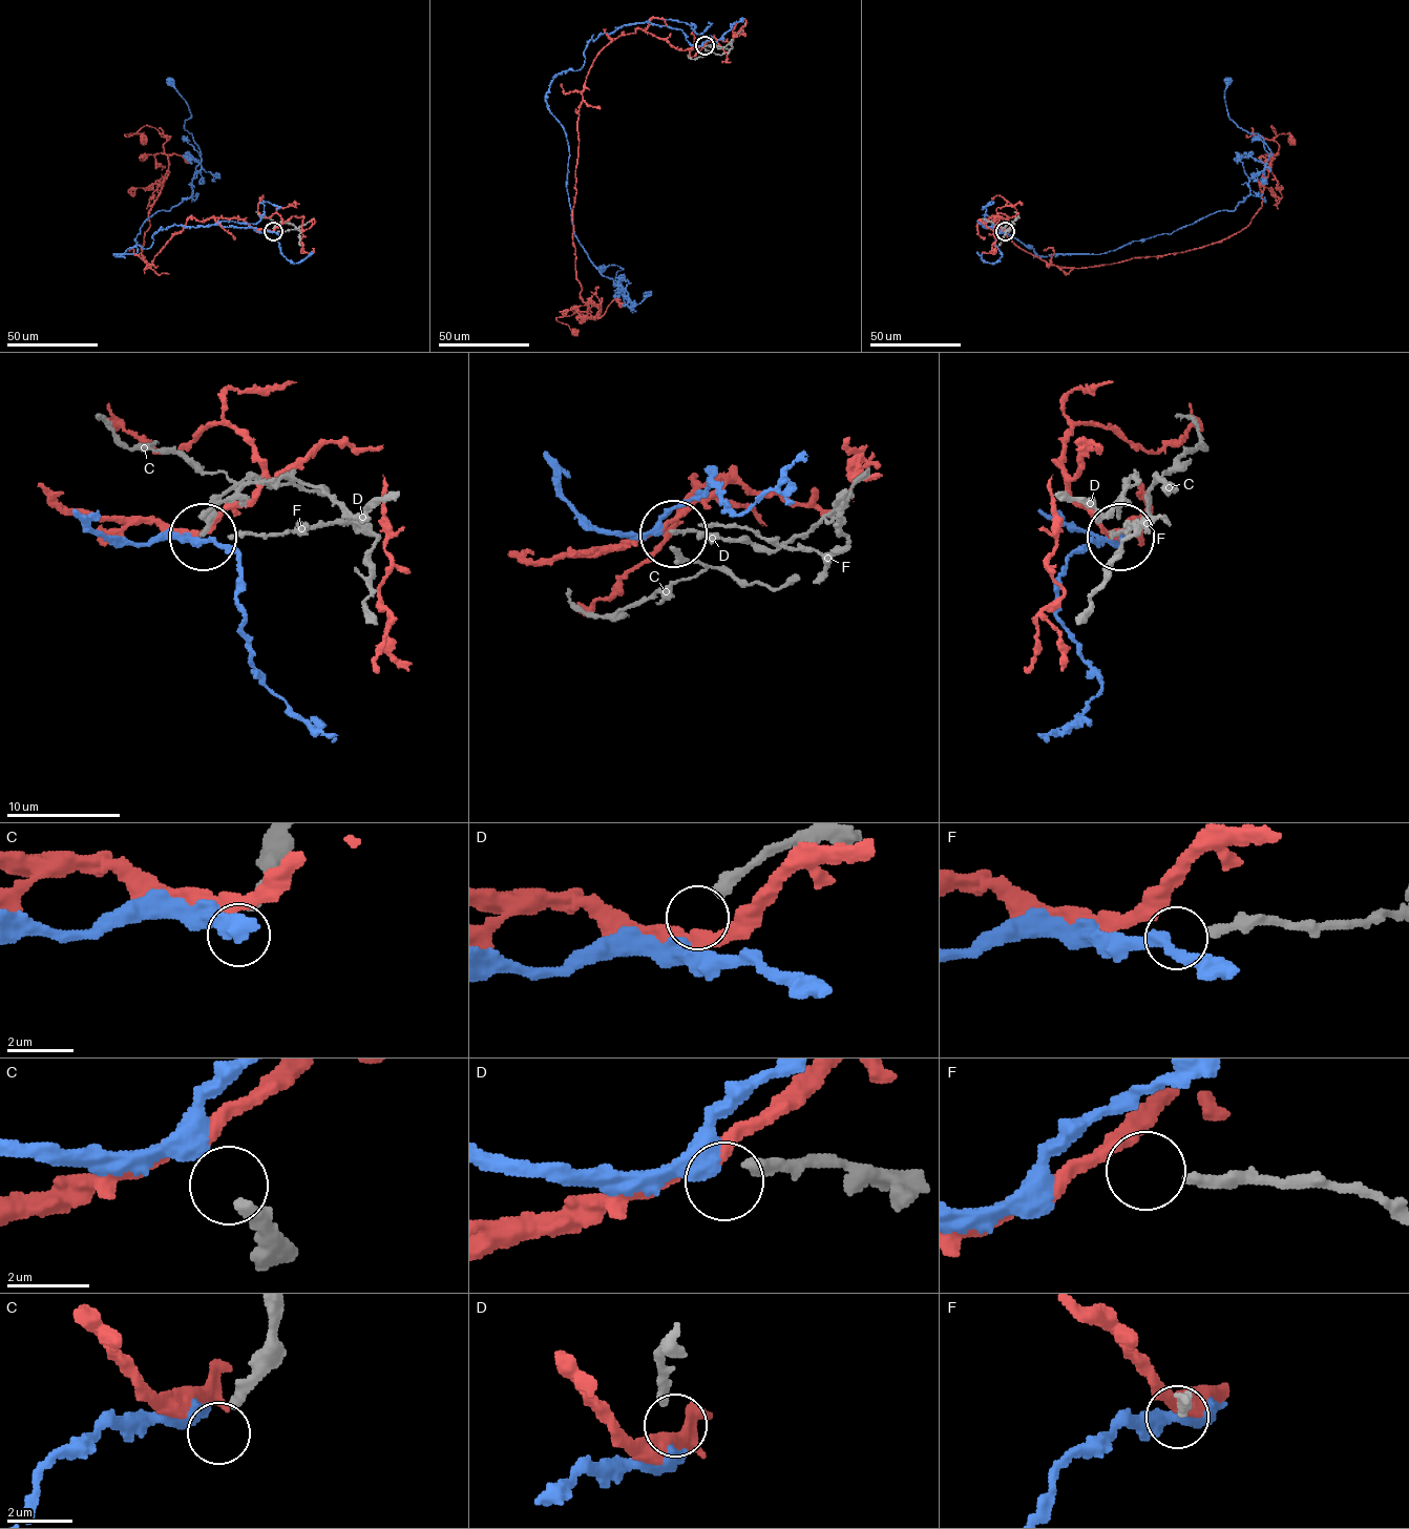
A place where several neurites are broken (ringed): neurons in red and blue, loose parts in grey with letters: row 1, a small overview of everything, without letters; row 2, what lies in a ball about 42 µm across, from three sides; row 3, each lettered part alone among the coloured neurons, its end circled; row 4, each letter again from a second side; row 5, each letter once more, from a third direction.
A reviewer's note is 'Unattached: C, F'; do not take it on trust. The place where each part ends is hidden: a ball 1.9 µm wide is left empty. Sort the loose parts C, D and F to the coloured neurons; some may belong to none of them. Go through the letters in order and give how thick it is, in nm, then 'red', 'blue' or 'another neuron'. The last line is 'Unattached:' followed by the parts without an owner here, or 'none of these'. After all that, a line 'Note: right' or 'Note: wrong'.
C: 360 nm | another neuron
D: 360 nm | blue
F: 280 nm | another neuron
Unattached: C, F
Note: right

